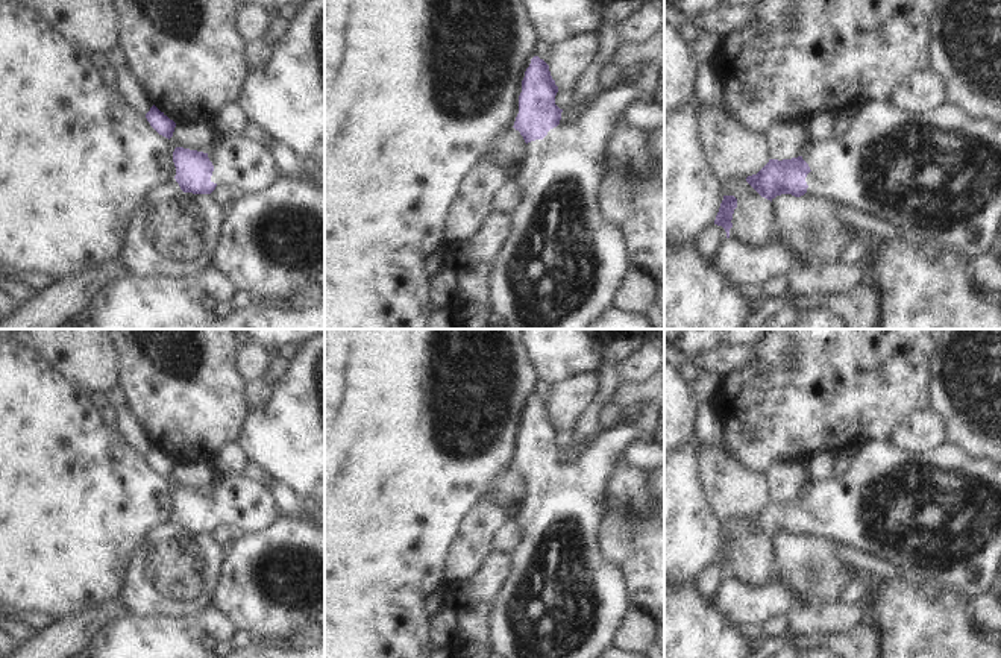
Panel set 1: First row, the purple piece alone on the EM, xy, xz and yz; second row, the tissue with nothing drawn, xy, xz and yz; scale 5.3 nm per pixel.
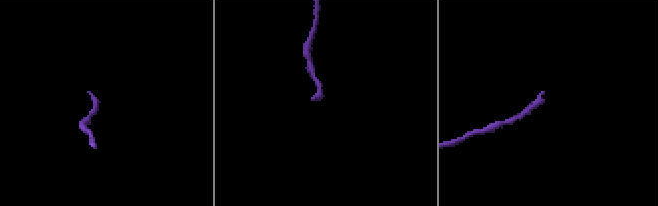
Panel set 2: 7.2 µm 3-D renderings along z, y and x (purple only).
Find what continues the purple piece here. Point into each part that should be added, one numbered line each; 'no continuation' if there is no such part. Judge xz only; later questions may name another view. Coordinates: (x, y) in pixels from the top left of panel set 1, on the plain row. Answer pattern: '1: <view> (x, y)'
1: xz (566, 599)

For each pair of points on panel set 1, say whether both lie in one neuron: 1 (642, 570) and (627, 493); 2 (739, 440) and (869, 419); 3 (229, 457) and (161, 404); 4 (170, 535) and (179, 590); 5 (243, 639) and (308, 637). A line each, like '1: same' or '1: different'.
1: same
2: same
3: different
4: same
5: different

